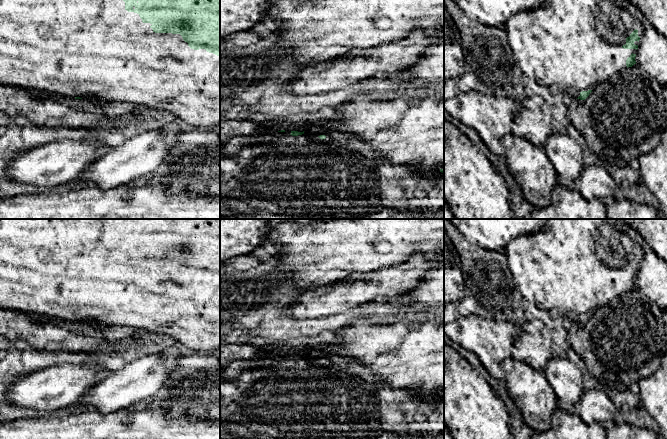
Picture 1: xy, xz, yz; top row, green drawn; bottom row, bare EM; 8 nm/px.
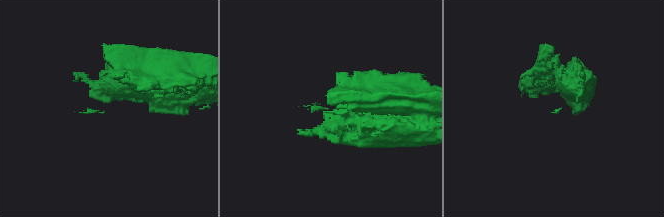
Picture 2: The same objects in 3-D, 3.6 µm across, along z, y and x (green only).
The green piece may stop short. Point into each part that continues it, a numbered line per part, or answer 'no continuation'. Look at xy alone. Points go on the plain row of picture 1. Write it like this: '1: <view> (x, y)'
1: xy (69, 270)

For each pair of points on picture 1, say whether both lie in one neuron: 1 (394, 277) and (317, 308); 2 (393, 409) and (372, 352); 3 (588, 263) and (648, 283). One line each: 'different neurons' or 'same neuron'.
1: same neuron
2: different neurons
3: different neurons

